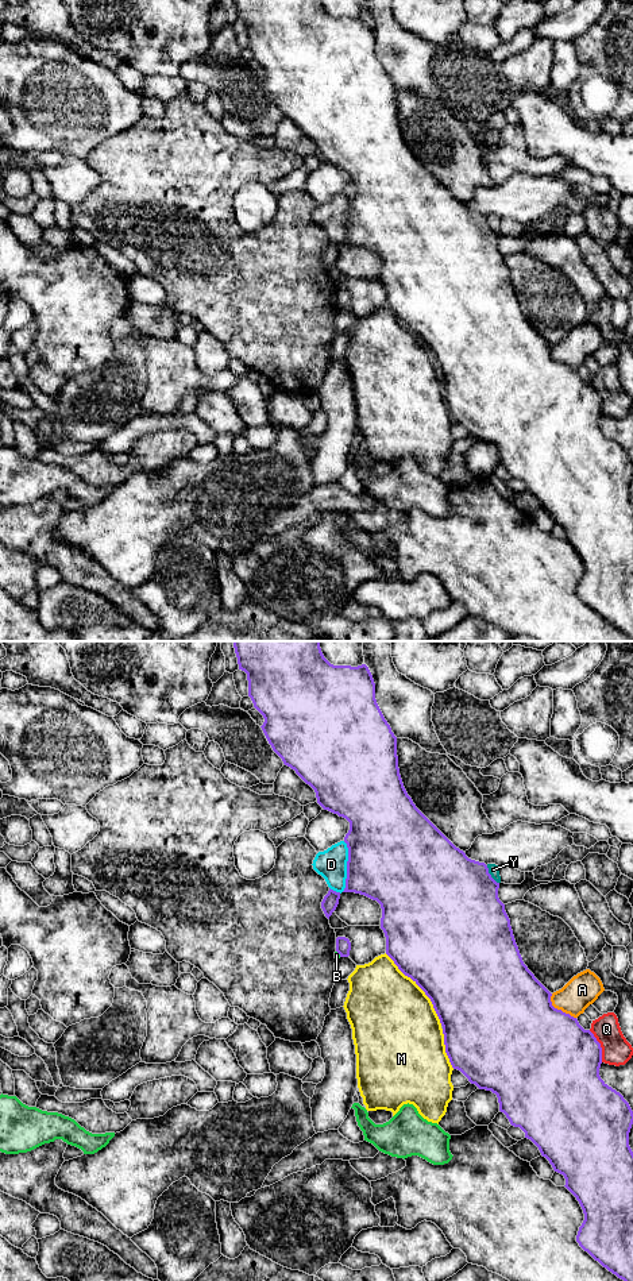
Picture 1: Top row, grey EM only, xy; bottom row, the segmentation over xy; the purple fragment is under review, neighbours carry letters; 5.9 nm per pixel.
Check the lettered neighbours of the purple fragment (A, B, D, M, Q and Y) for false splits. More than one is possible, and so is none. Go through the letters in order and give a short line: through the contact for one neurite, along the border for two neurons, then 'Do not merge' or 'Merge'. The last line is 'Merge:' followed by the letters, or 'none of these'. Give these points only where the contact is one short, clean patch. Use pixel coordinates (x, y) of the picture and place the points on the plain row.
A: Do not merge
B: Line: xy (336, 303), (340, 308). Do not merge
D: Do not merge
M: Do not merge
Q: Do not merge
Y: Do not merge
Merge: none of these

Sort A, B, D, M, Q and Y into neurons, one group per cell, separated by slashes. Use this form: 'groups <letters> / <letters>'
groups A / B / D / M / Q / Y

